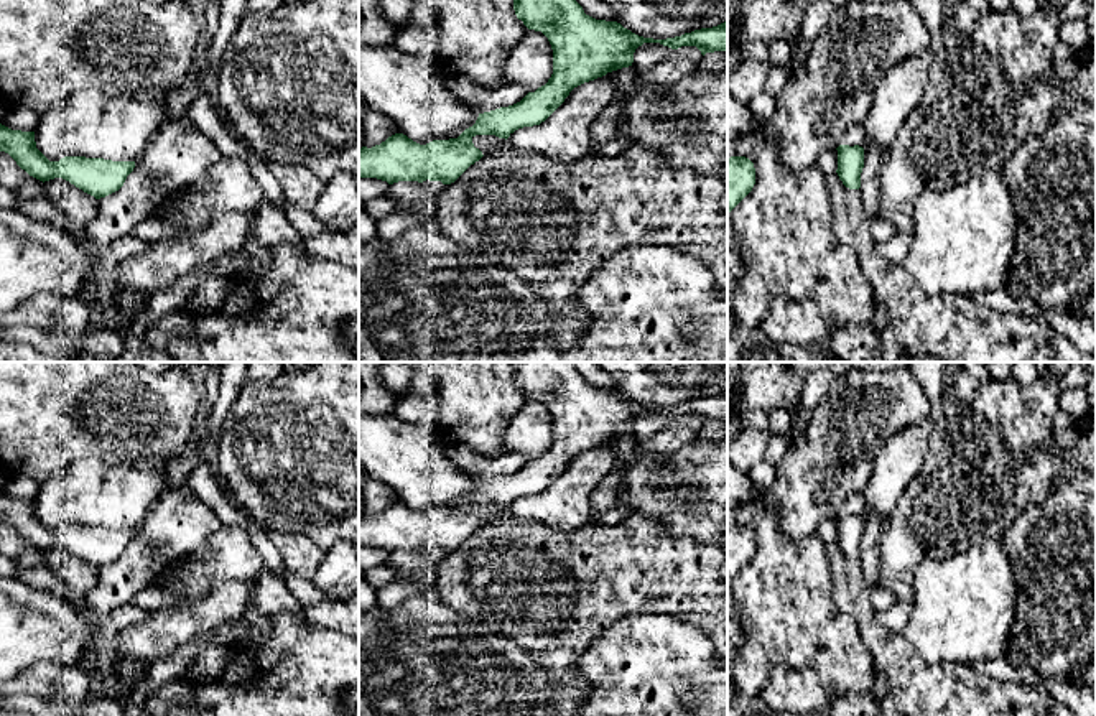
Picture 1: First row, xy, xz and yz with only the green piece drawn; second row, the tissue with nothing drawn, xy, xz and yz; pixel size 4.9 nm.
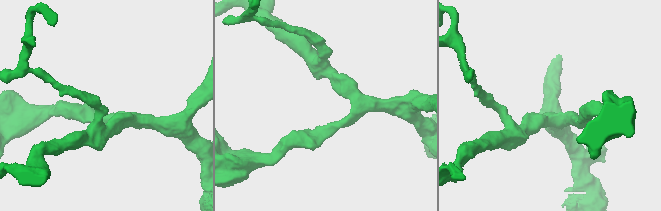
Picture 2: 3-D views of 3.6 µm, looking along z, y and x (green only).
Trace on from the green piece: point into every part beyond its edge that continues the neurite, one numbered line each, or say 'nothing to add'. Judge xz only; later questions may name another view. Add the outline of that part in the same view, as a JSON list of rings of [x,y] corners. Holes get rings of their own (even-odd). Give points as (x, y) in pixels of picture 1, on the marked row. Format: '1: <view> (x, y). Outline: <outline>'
nothing to add

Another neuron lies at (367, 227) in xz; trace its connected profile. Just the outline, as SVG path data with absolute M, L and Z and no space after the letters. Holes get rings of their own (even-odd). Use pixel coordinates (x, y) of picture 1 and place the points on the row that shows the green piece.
M359 202L359 242L377 237L377 222L365 212L365 204Z

